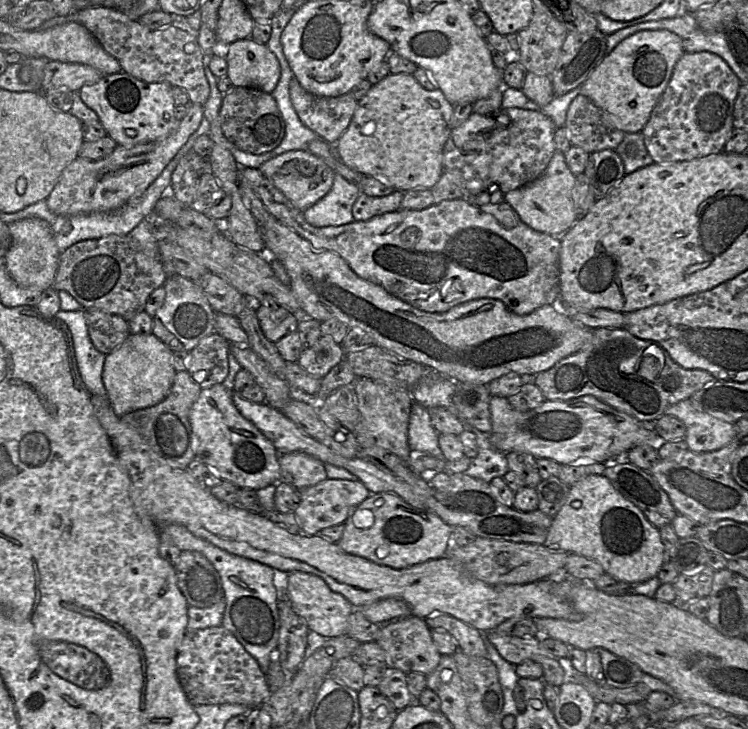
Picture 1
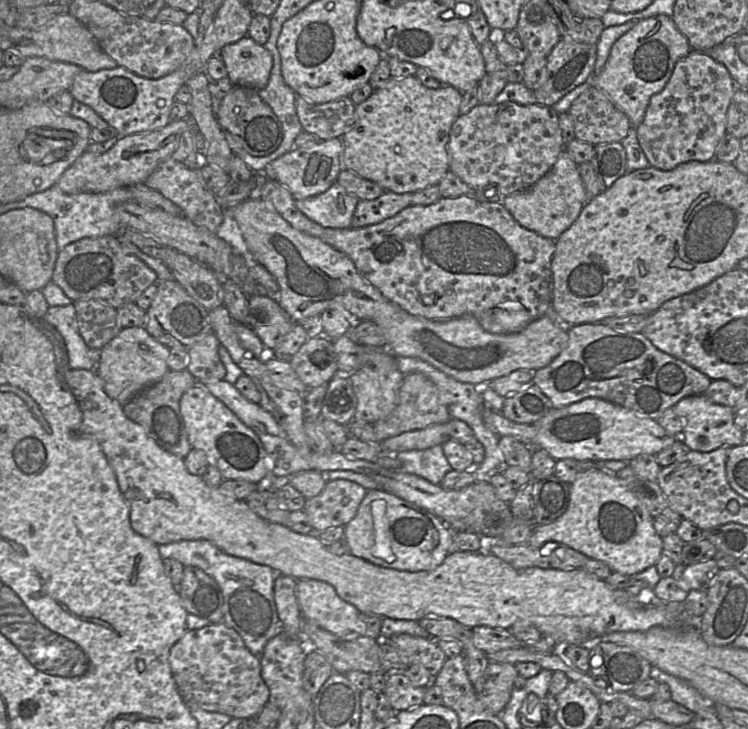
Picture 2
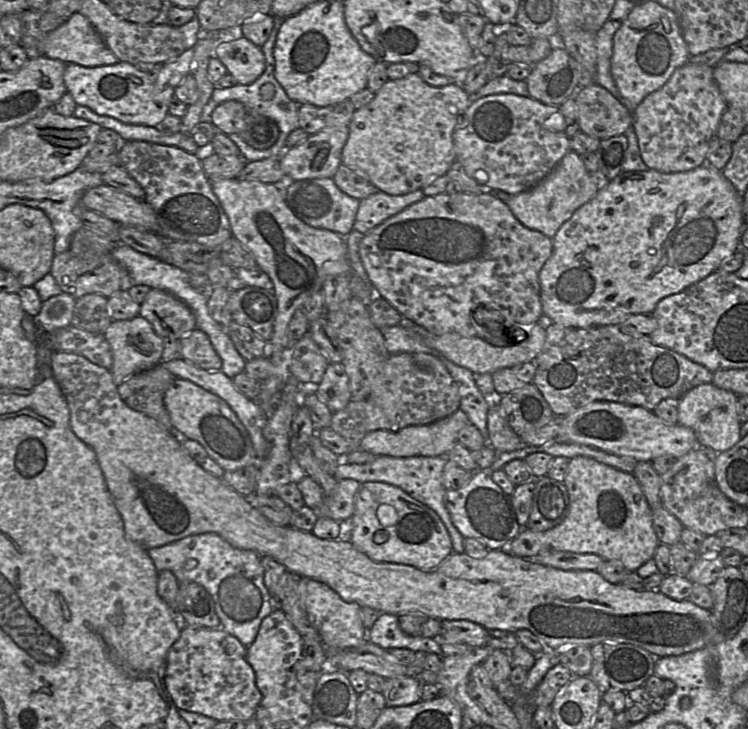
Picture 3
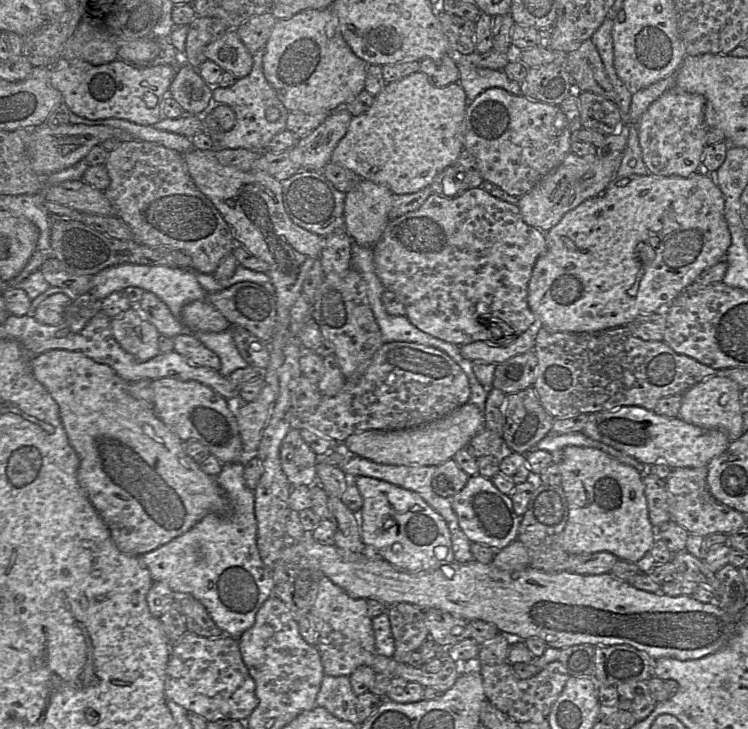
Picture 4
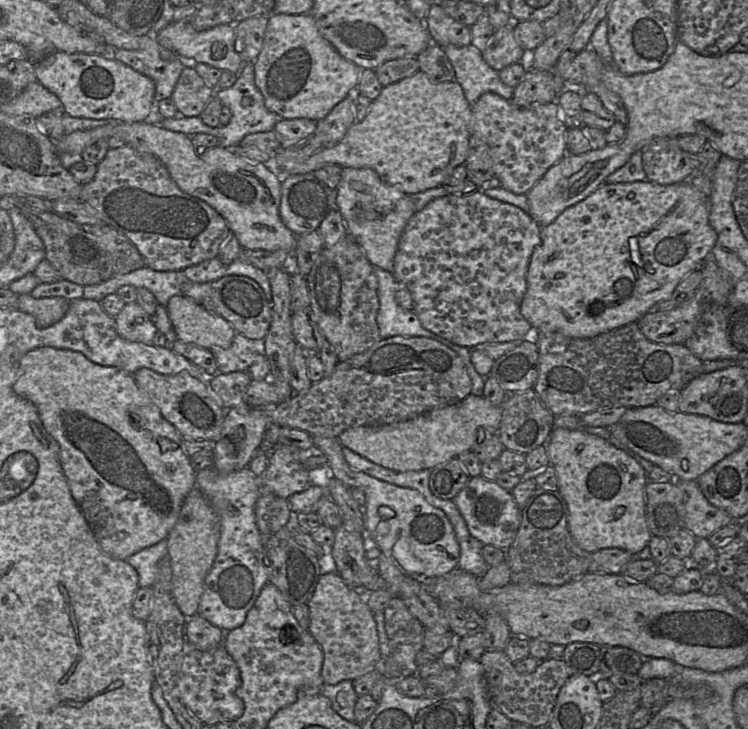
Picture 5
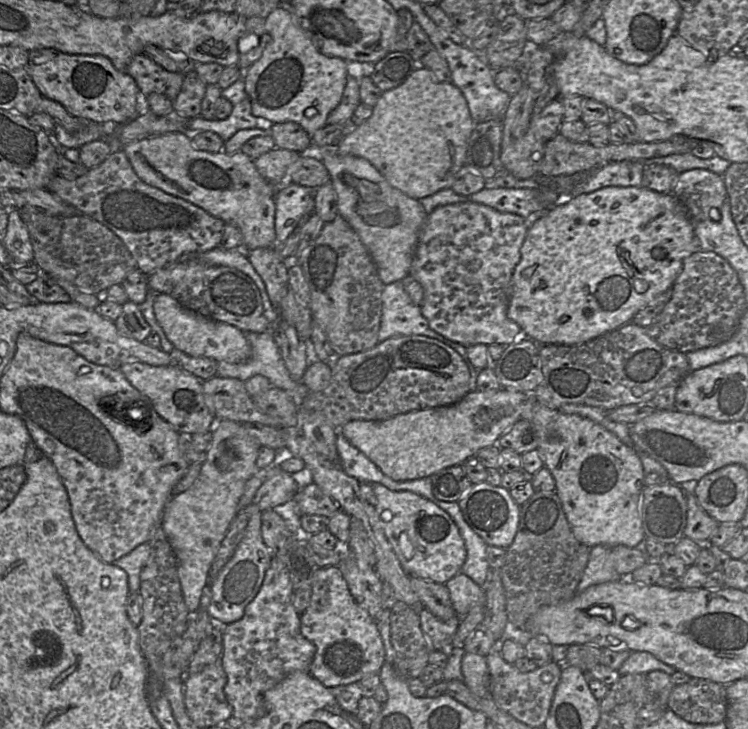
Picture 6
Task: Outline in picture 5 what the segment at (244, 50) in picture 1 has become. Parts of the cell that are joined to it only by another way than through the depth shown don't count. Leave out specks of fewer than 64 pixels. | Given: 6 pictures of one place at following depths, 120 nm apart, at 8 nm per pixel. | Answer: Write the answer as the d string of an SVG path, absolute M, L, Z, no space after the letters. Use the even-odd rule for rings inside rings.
M173 21L156 34L158 43L178 56L194 58L198 63L206 63L220 70L238 74L243 65L240 53L235 50L235 25L218 25L204 31L196 31L190 21Z

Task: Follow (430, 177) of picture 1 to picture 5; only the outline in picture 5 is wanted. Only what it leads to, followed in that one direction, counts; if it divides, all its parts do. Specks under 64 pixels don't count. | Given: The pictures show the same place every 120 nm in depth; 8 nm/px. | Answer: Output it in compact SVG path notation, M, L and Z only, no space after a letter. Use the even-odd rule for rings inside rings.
M419 70L414 75L383 87L380 95L372 101L366 117L354 122L340 142L322 148L303 162L295 165L285 175L312 173L316 169L335 164L341 167L369 168L383 181L407 195L424 192L441 186L454 168L464 164L469 150L472 125L472 107L457 81L435 82Z

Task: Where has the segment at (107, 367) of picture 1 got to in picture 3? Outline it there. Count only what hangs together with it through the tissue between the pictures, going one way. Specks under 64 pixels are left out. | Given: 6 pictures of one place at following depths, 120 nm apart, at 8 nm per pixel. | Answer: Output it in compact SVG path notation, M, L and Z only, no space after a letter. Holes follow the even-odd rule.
M141 315L130 320L113 320L105 332L105 337L112 350L113 364L110 372L117 386L132 375L151 369L162 362L165 340L156 334L151 323Z

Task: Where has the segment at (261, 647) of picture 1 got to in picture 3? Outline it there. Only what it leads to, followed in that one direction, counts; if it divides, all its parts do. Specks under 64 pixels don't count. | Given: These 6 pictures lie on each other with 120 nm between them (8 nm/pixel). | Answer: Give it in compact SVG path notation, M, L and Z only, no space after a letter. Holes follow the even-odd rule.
M216 533L194 534L146 550L158 572L170 570L179 582L195 582L204 587L214 601L215 612L221 623L220 627L235 636L245 647L254 642L262 620L276 607L274 597L265 586L262 556L252 550L235 548Z

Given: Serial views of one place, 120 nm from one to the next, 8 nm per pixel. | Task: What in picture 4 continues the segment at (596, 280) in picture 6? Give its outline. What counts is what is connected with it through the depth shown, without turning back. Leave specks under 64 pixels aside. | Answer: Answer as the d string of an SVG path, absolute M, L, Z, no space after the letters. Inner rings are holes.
M697 170L696 173L693 173L689 177L657 176L649 173L648 175L630 175L627 177L615 178L607 186L604 192L595 197L585 200L576 208L568 211L557 225L555 225L548 232L545 233L547 241L547 249L536 261L530 281L528 283L529 308L534 313L536 319L539 319L542 322L543 328L546 328L547 330L550 331L569 332L569 333L590 333L590 332L598 332L610 328L625 326L638 316L653 314L657 311L662 311L666 306L672 303L674 299L702 273L703 270L725 259L727 250L731 244L731 234L728 229L727 222L724 218L724 203L725 203L724 195L721 192L720 188L717 186L714 176L708 174L705 171L701 172Z

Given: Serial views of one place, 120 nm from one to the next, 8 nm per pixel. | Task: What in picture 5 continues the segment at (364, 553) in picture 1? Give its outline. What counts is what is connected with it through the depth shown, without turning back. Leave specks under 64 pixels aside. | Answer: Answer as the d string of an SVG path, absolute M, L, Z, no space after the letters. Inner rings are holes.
M312 436L312 438L313 447L327 457L333 476L350 488L360 487L364 490L366 495L366 504L363 507L365 534L403 574L415 578L435 578L458 567L460 547L454 528L442 510L431 505L415 489L399 487L352 469L344 457L342 444L338 438L322 436ZM381 506L387 506L395 512L394 517L385 520L385 523L379 515ZM380 523L381 526L388 527L387 534L381 535L377 532Z

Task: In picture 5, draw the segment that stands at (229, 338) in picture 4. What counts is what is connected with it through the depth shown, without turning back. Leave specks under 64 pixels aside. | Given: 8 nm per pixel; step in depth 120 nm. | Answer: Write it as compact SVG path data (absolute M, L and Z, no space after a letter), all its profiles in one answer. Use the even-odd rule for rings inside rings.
M236 333L229 348L214 346L209 350L216 359L219 373L248 371L257 357L263 357L264 339L253 340Z

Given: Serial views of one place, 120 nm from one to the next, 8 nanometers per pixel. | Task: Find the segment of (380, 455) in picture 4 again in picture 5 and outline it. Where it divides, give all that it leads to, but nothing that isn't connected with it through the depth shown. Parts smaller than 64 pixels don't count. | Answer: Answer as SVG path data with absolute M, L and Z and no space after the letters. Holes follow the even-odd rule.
M469 394L456 404L433 409L403 422L349 428L338 439L342 446L393 471L434 469L472 450L487 435L498 434L501 418L501 406L493 405L483 396Z

